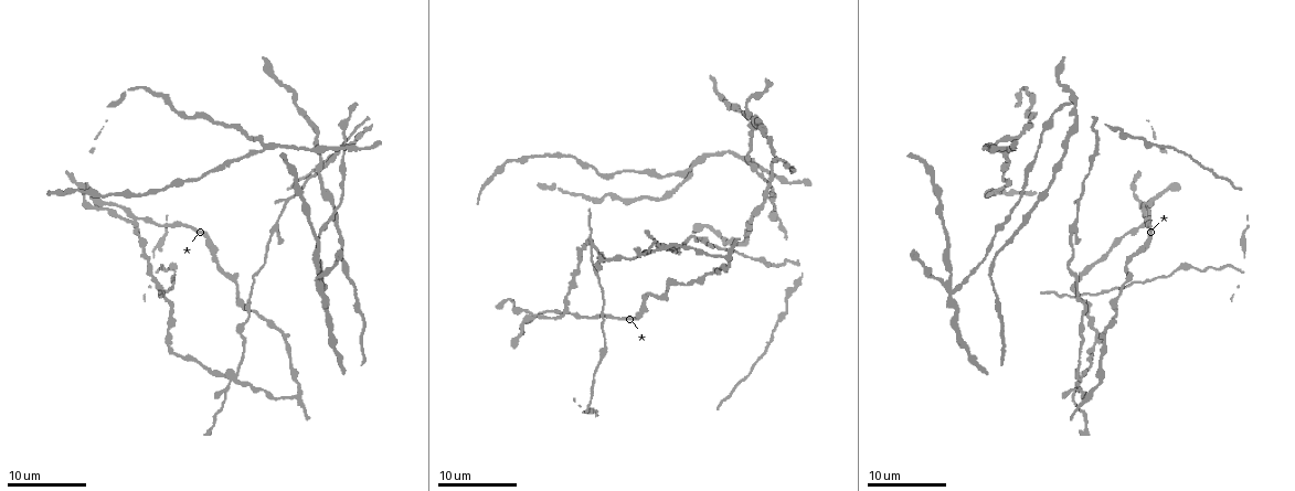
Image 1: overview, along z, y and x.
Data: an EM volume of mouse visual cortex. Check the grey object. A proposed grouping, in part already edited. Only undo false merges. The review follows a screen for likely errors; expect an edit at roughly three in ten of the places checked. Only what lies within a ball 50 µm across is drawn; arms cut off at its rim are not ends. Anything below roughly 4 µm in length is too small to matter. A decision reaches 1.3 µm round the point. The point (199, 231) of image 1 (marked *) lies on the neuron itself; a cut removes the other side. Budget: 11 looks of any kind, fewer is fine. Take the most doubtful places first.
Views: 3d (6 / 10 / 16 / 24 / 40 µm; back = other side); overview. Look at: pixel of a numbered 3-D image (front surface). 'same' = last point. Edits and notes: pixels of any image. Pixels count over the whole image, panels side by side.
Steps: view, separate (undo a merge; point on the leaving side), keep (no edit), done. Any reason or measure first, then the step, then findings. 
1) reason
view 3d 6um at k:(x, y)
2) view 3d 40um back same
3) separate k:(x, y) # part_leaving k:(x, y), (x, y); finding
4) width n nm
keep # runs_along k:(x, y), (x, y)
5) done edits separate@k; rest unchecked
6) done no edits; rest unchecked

looks like a crossing
view 3d 10um at 1:(1082, 293)

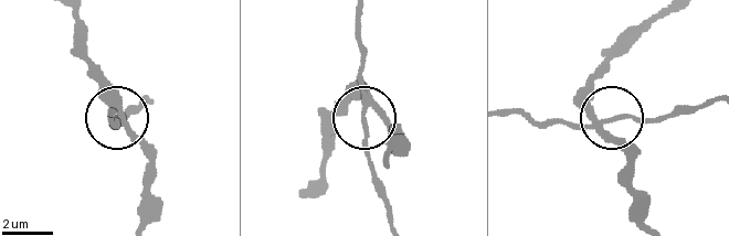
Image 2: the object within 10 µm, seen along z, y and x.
separate 2:(362, 140) # part_leaving 2:(367, 105), (367, 160), (390, 217); a second neuron is stuck on

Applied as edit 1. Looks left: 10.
looks like a crossing
view 3d 16um at 1:(529, 317)

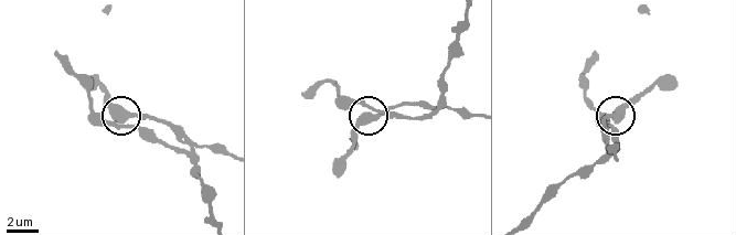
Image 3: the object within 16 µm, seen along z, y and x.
width 370 nm
keep # runs_along 3:(223, 155), (191, 147), (156, 120), (94, 125); all the same neuron

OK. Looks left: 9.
four or more arms meet
view 3d 10um at 1:(135, 225)

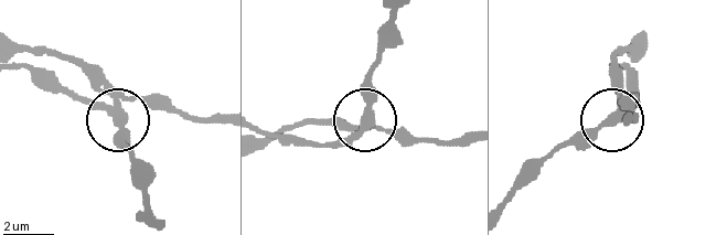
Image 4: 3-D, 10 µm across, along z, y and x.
zoom in
view 3d 6um at 4:(616, 116)

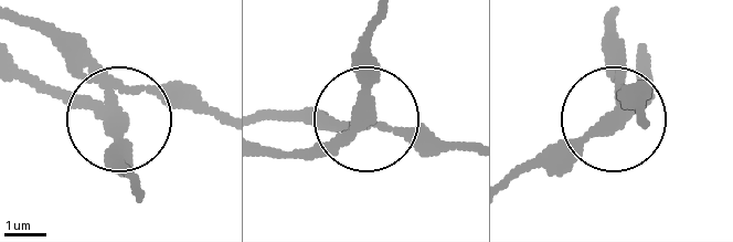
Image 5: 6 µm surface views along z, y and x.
arms 4
keep # runs_along 5:(471, 147), (370, 122), (306, 126); one neuron here

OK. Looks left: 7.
view 3d 6um at 1:(1075, 374)

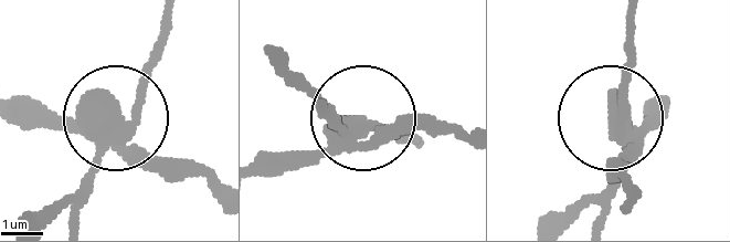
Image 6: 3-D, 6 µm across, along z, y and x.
from behind
view 3d 6um back at 6:(122, 116)

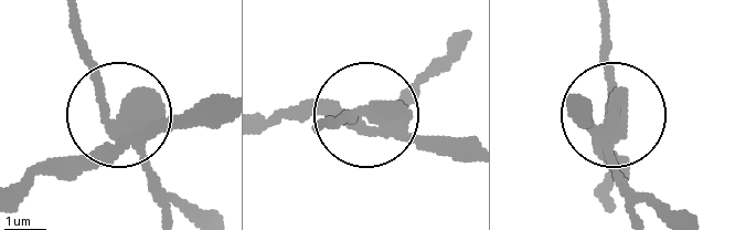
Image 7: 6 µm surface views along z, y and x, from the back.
separate 7:(102, 84) # part_leaving 7:(142, 134), (107, 113), (80, 18); two neurons meet here

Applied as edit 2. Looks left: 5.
arms part here
view 3d 10um at 1:(265, 146)

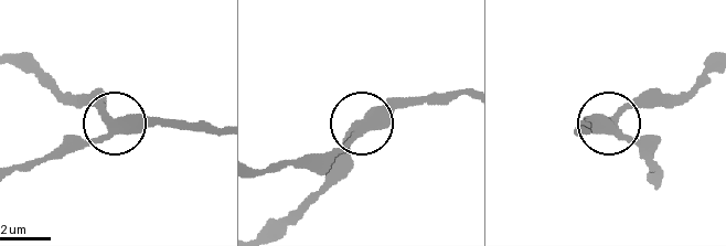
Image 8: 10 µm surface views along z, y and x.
side_arm 17 um; arms 3
keep # all the same neuron

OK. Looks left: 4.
done edits separate@2, separate@7; rest unchecked

